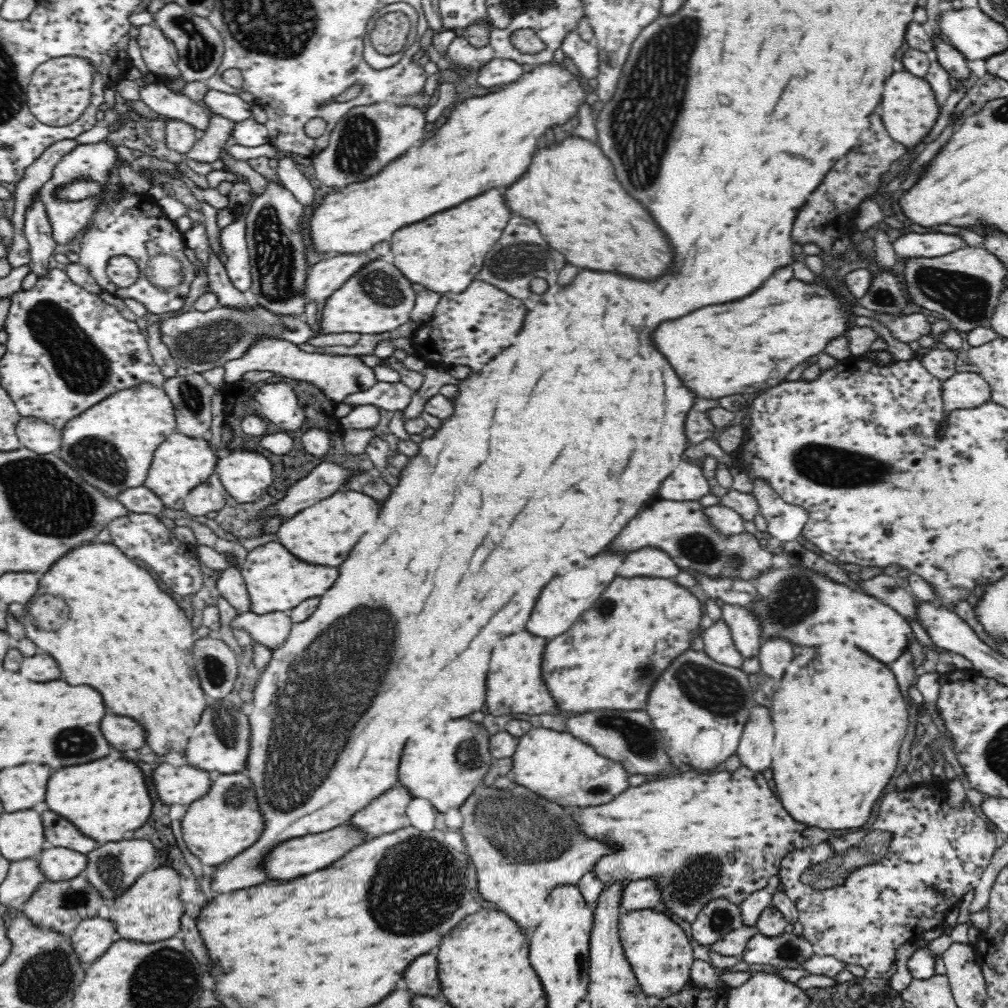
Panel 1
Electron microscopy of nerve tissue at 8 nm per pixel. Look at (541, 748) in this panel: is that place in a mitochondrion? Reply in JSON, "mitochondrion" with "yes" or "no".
{"mitochondrion":"no"}

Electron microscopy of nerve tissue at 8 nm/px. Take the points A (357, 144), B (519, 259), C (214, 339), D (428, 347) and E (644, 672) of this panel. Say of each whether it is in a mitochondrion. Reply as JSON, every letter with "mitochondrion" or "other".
{"A":"mitochondrion","B":"mitochondrion","C":"mitochondrion","D":"other","E":"mitochondrion"}

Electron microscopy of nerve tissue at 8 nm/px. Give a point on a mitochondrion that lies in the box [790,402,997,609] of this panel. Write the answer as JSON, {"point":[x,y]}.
{"point":[886,587]}

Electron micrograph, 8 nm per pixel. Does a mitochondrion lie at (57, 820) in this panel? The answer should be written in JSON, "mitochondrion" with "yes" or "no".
{"mitochondrion":"no"}

